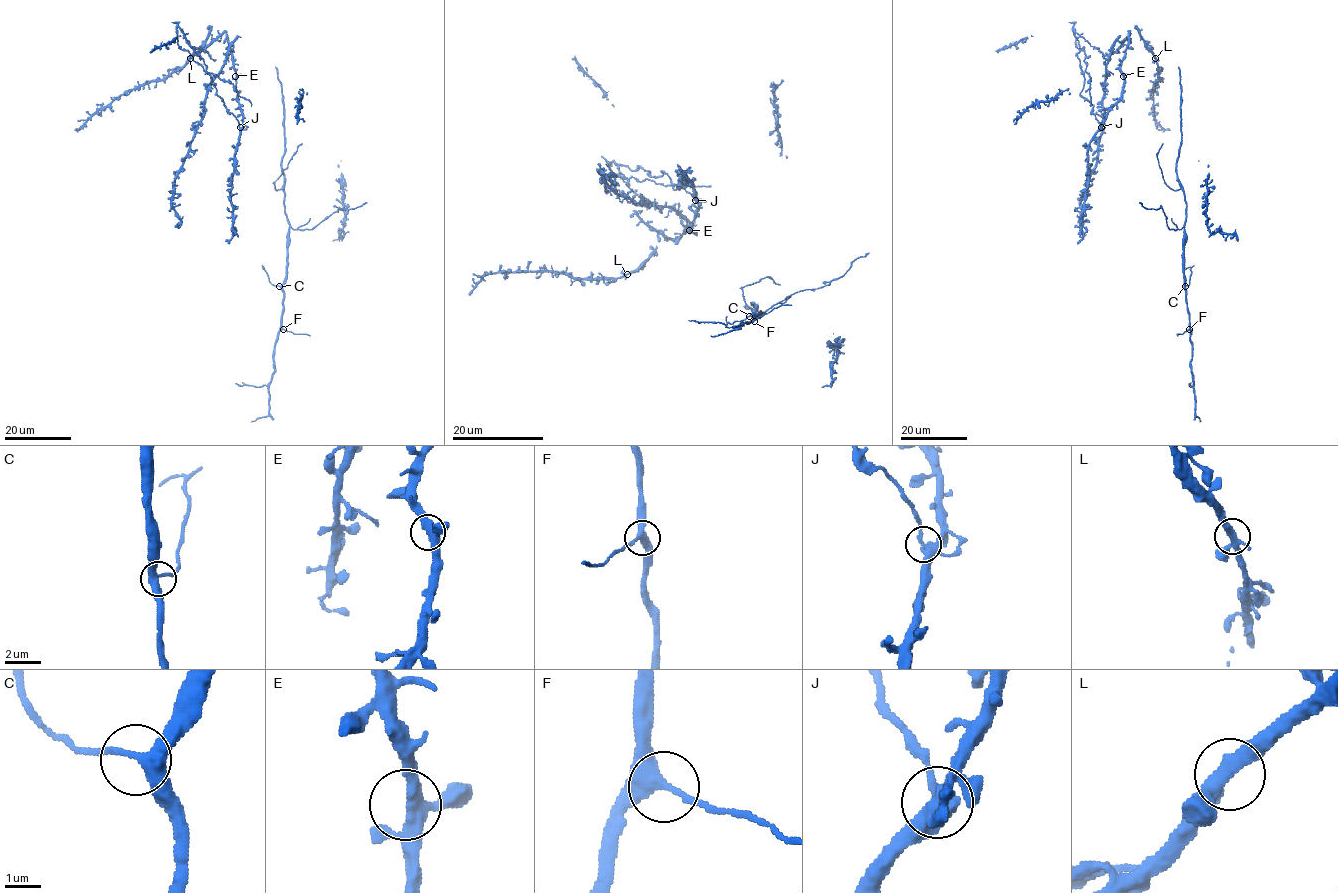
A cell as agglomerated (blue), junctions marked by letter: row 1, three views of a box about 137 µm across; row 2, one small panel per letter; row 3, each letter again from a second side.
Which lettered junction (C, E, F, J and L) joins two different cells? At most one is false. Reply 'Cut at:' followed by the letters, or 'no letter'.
Cut at: J

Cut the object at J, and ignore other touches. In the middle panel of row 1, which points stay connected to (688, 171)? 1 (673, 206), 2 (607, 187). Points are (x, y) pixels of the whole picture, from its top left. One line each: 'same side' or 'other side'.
1: same side
2: same side

